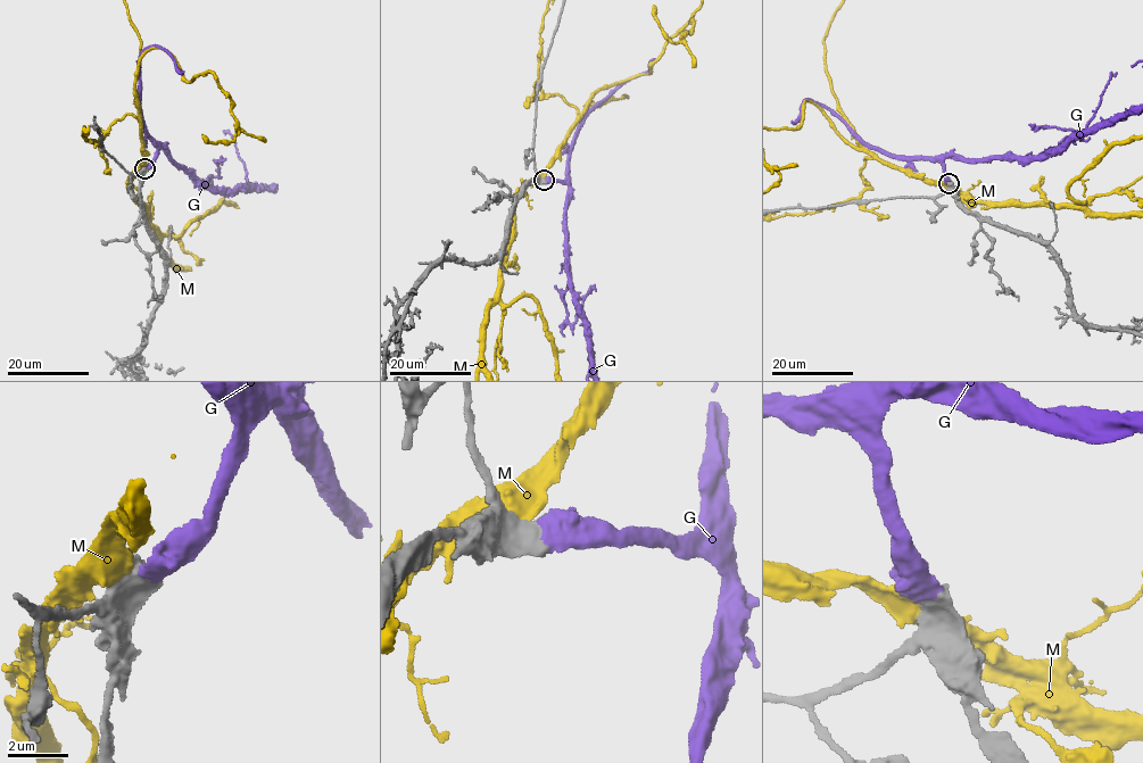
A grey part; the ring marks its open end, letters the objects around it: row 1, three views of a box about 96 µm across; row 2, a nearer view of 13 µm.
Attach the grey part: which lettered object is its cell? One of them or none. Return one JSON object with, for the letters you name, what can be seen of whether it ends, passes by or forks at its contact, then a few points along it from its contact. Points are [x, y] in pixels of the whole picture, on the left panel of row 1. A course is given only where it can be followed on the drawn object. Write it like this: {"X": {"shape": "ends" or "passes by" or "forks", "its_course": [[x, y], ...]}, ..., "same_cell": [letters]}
{"G": {"shape": "ends"}, "same_cell": ["G"]}

